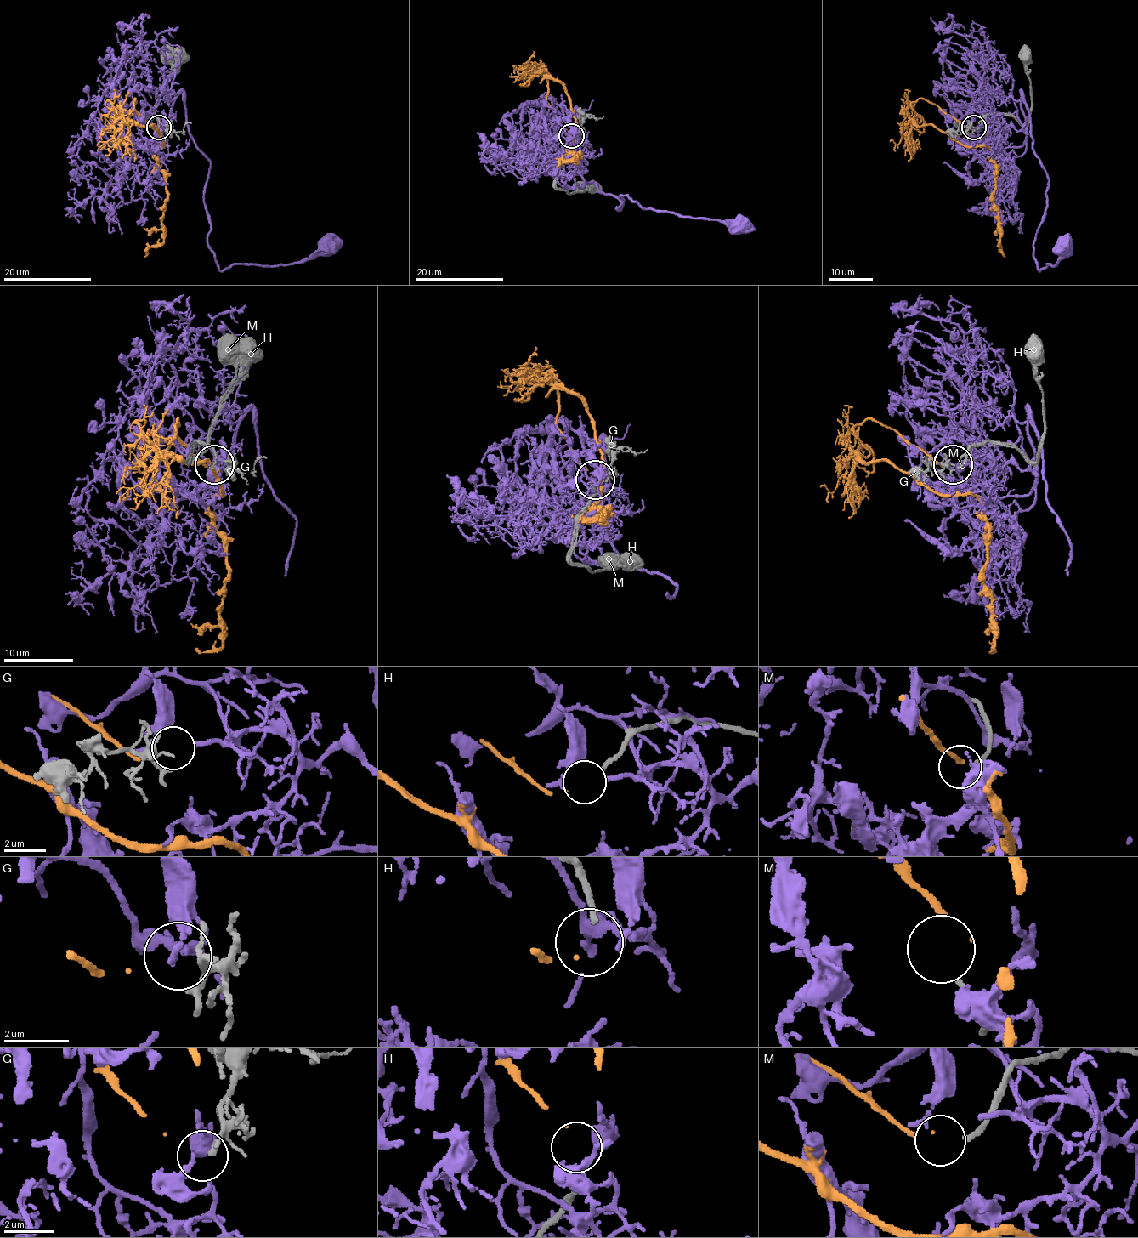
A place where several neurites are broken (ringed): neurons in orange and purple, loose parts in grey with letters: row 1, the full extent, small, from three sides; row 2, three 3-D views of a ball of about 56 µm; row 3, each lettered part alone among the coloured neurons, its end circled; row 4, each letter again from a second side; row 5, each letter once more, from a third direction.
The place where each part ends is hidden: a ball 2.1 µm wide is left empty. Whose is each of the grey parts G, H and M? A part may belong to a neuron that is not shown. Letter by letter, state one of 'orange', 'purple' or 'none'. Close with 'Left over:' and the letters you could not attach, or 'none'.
G: none
H: orange
M: none
Left over: G, M

